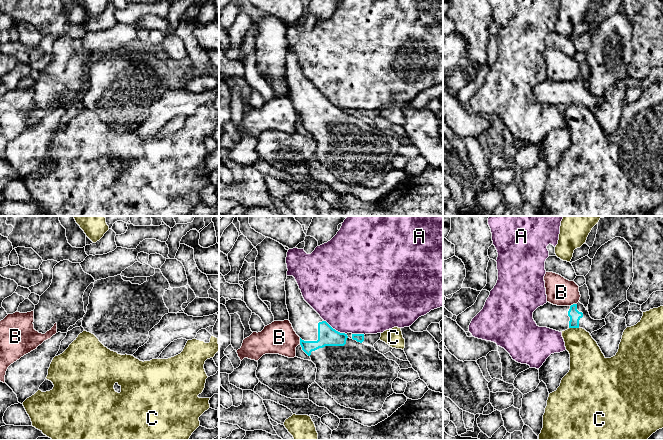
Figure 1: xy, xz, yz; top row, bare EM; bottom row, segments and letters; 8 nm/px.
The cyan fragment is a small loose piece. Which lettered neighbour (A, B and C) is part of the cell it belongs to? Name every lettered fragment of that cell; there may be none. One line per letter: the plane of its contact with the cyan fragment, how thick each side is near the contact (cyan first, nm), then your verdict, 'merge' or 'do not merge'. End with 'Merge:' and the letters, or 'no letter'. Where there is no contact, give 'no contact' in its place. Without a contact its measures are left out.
A: meets cyan in xz; 160 nm thick on the cyan side, 480 nm on the other; do not merge
B: meets cyan in yz; 90 nm thick on the cyan side, 220 nm on the other; do not merge
C: meets cyan in yz; 90 nm thick on the cyan side, 260 nm on the other; do not merge
Merge: no letter

